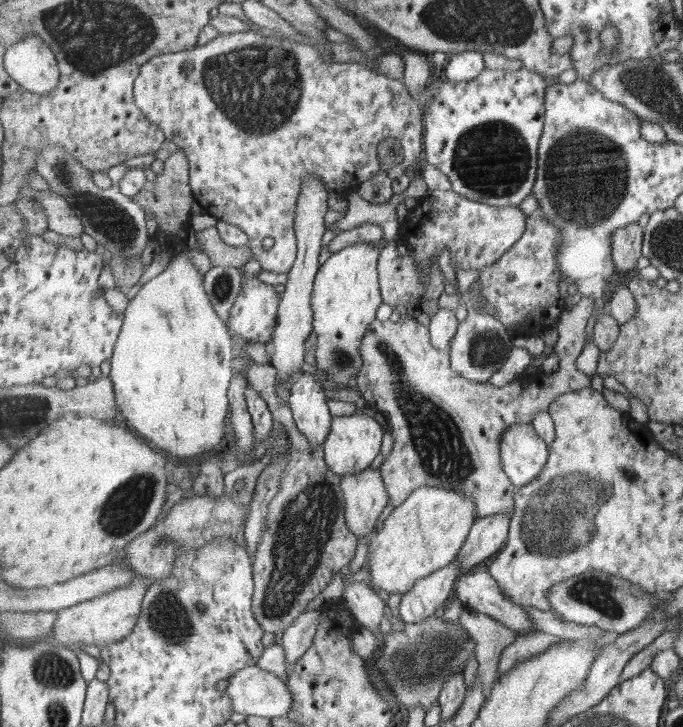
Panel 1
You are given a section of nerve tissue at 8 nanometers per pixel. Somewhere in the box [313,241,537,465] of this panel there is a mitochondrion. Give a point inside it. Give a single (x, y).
(486, 350)

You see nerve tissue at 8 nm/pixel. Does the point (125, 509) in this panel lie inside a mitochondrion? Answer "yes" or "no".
yes

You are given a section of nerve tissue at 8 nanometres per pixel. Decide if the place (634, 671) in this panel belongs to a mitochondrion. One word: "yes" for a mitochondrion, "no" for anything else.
no

